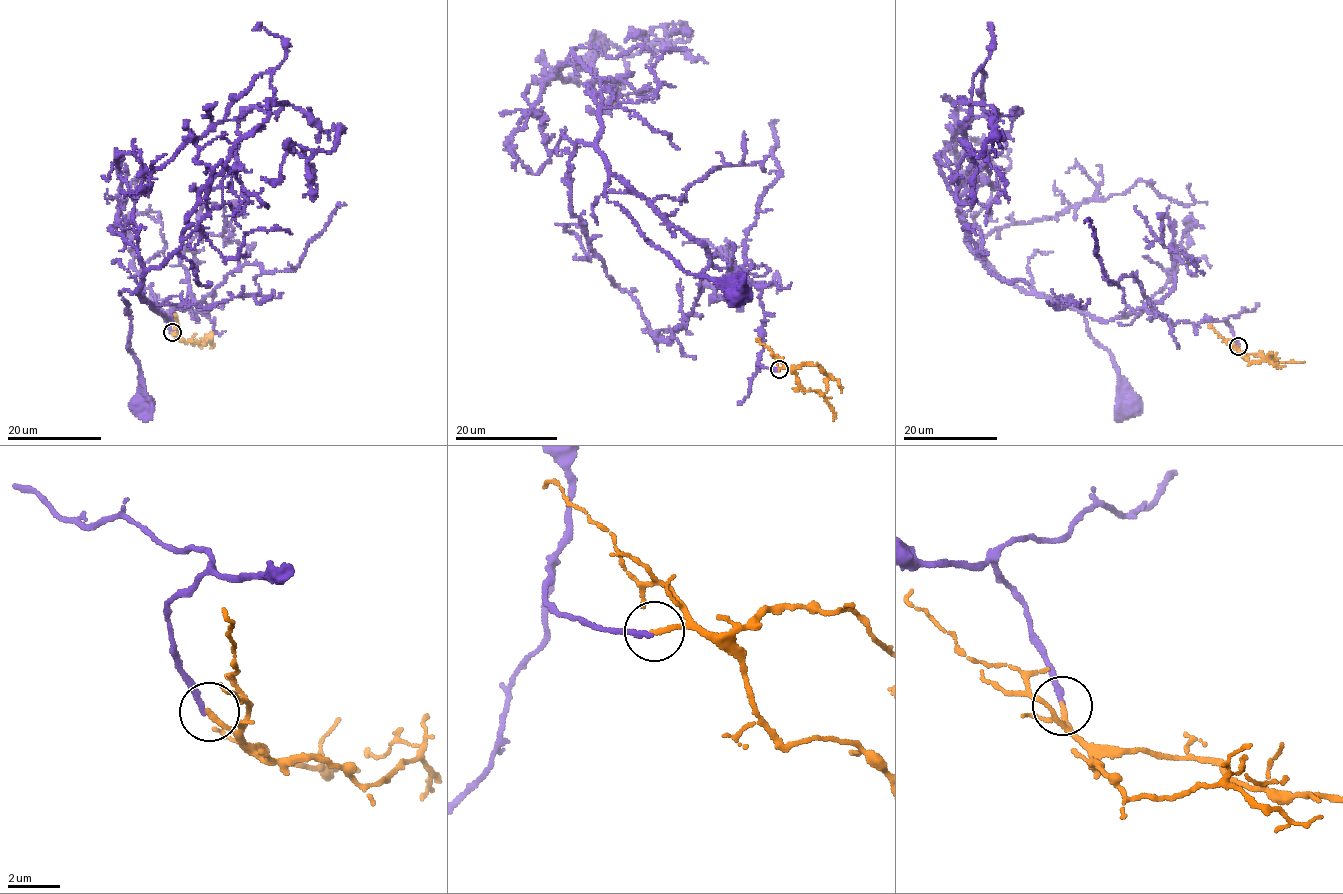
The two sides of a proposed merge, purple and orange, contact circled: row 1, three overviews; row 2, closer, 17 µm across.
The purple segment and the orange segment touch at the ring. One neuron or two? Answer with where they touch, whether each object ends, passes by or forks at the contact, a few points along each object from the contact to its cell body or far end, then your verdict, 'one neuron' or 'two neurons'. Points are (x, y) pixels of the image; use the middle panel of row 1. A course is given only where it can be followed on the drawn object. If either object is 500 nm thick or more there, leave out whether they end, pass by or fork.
(779, 369) | purple ends | orange ends | purple via (778, 369), (759, 364), (760, 289), (715, 267), (610, 175), (606, 197), (645, 238), (692, 275), (735, 291) | orange via (779, 369), (792, 371), (805, 390), (816, 390), (834, 412), (833, 421) | one neuron

